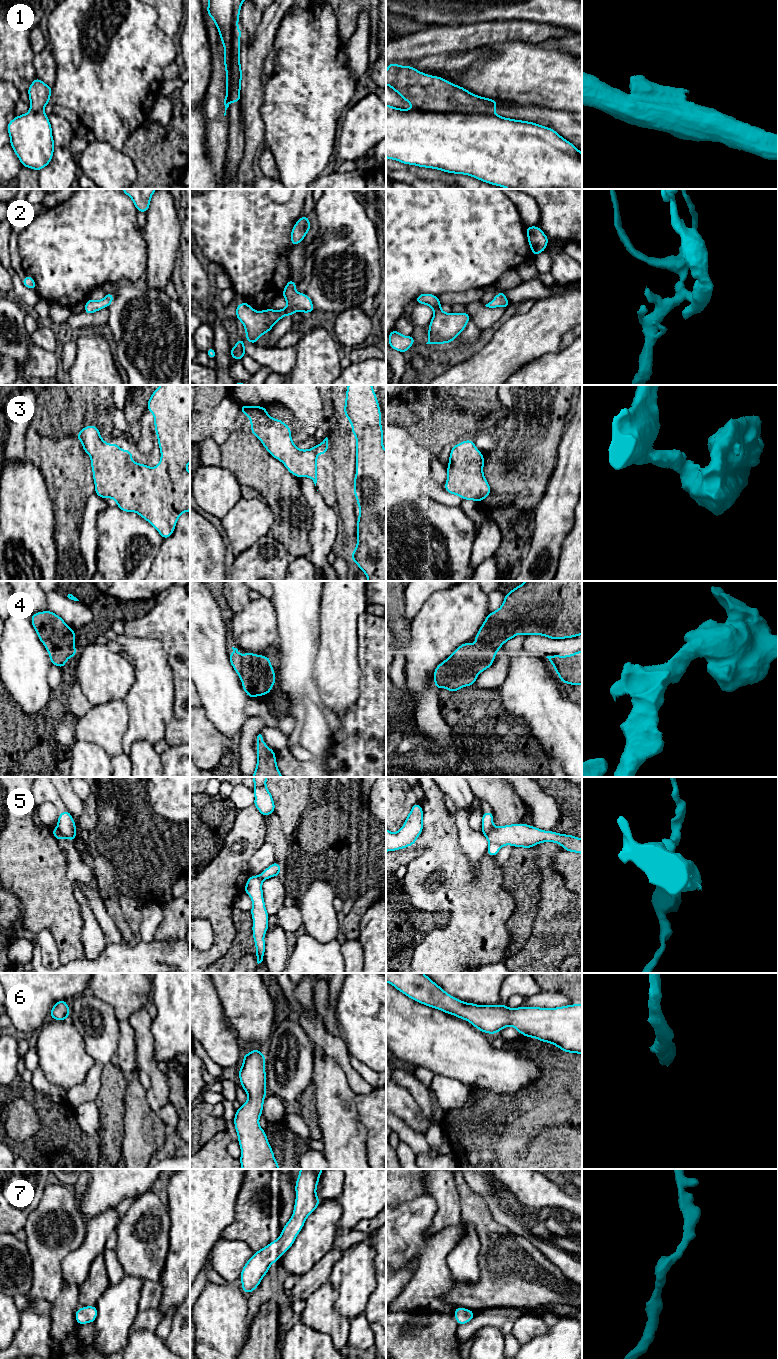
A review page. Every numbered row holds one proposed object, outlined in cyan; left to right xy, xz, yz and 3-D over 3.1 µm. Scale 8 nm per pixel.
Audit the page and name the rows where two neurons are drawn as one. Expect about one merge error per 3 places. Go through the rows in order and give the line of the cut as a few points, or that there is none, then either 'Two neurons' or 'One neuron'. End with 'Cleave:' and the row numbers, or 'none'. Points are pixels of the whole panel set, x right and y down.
1: Split along yz (415, 108), (421, 111), (435, 112), (493, 111). Two neurons
2: No split. One neuron
3: No split. One neuron
4: No split. One neuron
5: Split along xy (58, 826), (64, 837). Two neurons
6: No split. One neuron
7: No split. One neuron
Cleave: 1, 5

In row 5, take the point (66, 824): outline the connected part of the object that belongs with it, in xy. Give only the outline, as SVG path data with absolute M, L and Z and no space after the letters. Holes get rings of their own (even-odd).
M65 809L63 813L59 813L57 823L64 838L69 839L70 841L76 839L76 824L67 809Z

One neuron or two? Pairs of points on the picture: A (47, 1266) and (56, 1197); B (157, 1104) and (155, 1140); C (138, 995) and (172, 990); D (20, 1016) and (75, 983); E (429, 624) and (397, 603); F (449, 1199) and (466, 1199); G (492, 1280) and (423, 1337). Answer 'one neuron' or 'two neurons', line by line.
A: one neuron
B: two neurons
C: two neurons
D: one neuron
E: two neurons
F: two neurons
G: two neurons

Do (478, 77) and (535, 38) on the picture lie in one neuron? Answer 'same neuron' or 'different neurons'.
different neurons

